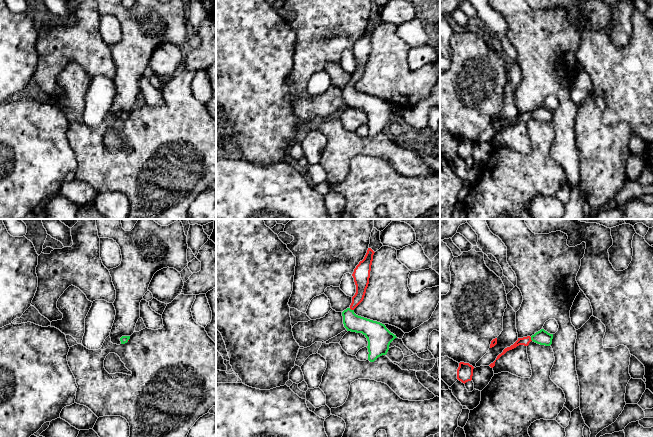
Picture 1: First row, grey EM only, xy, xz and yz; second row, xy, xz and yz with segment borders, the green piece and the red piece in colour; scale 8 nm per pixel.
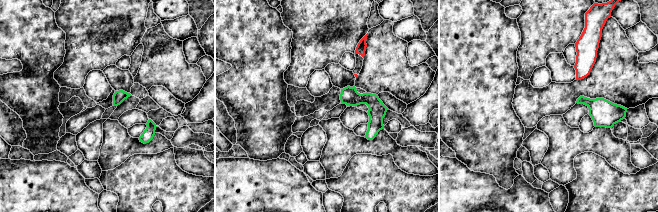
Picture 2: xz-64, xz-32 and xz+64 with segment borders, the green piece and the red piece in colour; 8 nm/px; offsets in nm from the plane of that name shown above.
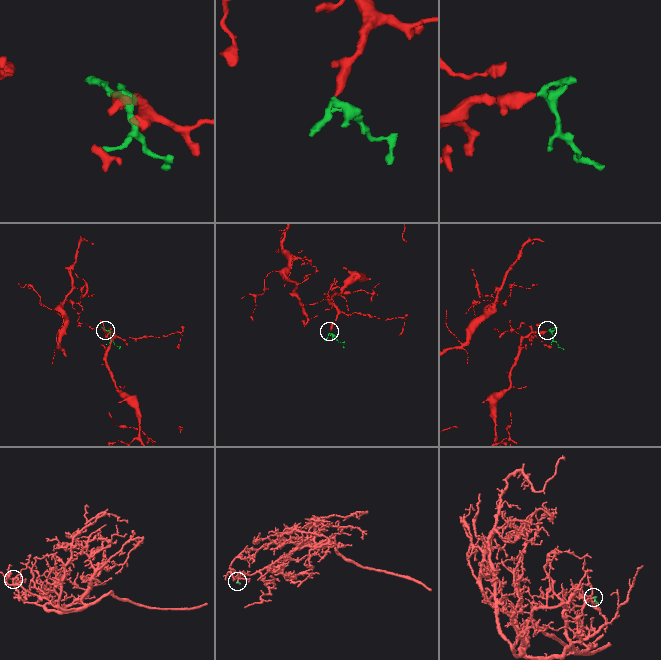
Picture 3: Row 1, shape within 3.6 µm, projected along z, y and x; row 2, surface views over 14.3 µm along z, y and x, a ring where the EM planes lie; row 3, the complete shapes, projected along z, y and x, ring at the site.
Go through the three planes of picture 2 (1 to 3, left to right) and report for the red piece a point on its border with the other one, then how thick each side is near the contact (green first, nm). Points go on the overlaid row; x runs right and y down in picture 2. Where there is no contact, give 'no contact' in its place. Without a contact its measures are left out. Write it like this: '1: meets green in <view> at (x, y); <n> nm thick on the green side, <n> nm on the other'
1: no contact
2: no contact
3: no contact

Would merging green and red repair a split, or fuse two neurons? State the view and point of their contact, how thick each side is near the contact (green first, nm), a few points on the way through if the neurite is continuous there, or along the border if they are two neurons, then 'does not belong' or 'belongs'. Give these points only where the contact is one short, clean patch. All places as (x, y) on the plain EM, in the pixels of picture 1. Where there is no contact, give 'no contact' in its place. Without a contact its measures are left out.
xz (350, 85) | 160/120 nm | across xz (373, 106), (361, 101), (350, 85), (359, 72), (361, 56) | belongs

